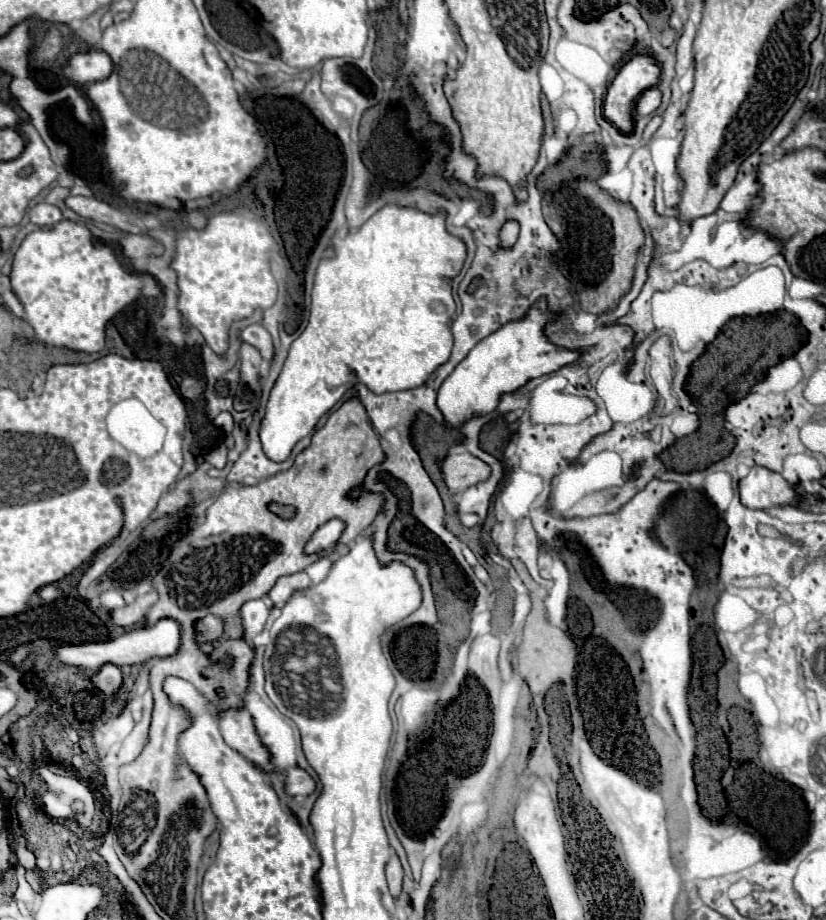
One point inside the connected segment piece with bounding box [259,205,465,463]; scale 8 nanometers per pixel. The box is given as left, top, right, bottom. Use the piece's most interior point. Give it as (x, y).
(380, 306)

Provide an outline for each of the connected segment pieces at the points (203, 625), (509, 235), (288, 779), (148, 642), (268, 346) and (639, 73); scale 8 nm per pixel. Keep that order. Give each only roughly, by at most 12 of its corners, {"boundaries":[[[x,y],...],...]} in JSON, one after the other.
{"boundaries":[[[213,615],[197,621],[197,639],[205,653],[221,639],[221,621]],[[507,219],[499,231],[499,247],[511,249],[519,223]],[[293,767],[285,771],[285,791],[293,797],[315,793],[313,777]],[[161,619],[103,643],[53,643],[67,665],[137,665],[179,649],[179,625]],[[259,323],[247,325],[241,339],[255,345],[265,361],[273,359],[273,341]],[[631,55],[617,71],[603,115],[629,133],[637,97],[659,83],[653,55]]]}

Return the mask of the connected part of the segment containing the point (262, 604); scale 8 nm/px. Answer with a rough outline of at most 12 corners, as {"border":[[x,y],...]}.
{"border":[[265,599],[247,601],[241,609],[245,639],[263,631],[269,619]]}

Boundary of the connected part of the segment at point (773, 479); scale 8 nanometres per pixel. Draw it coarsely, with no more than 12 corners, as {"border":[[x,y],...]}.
{"border":[[753,467],[741,503],[771,509],[803,501],[787,479]]}

